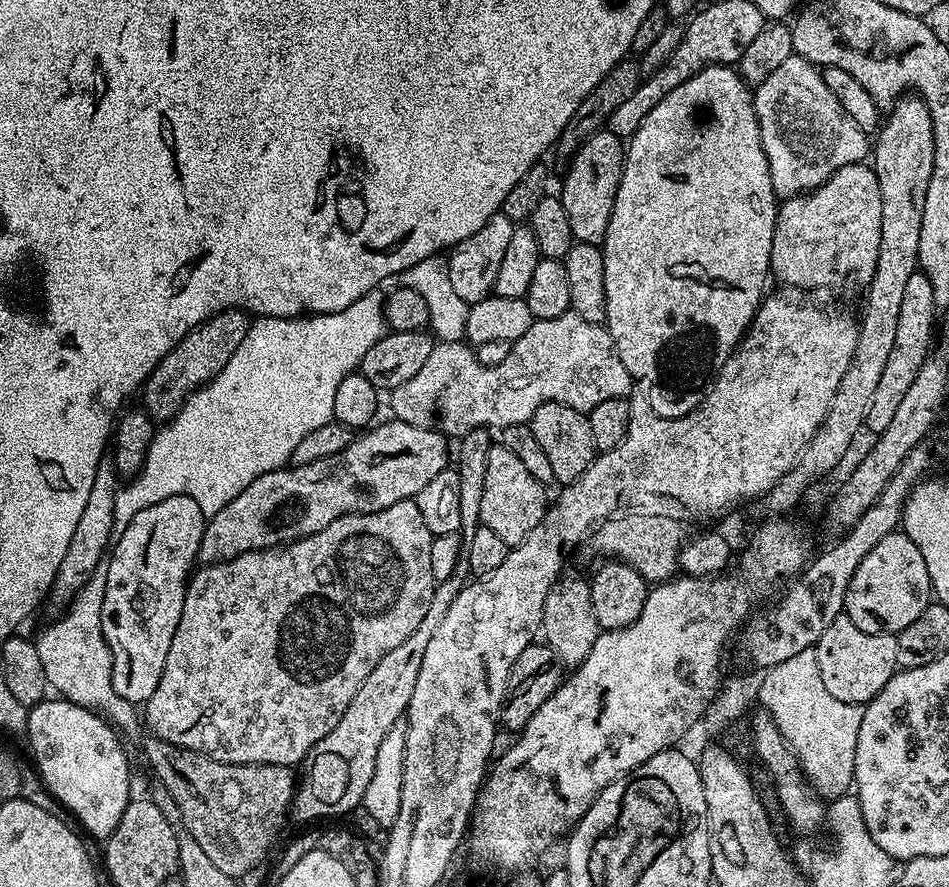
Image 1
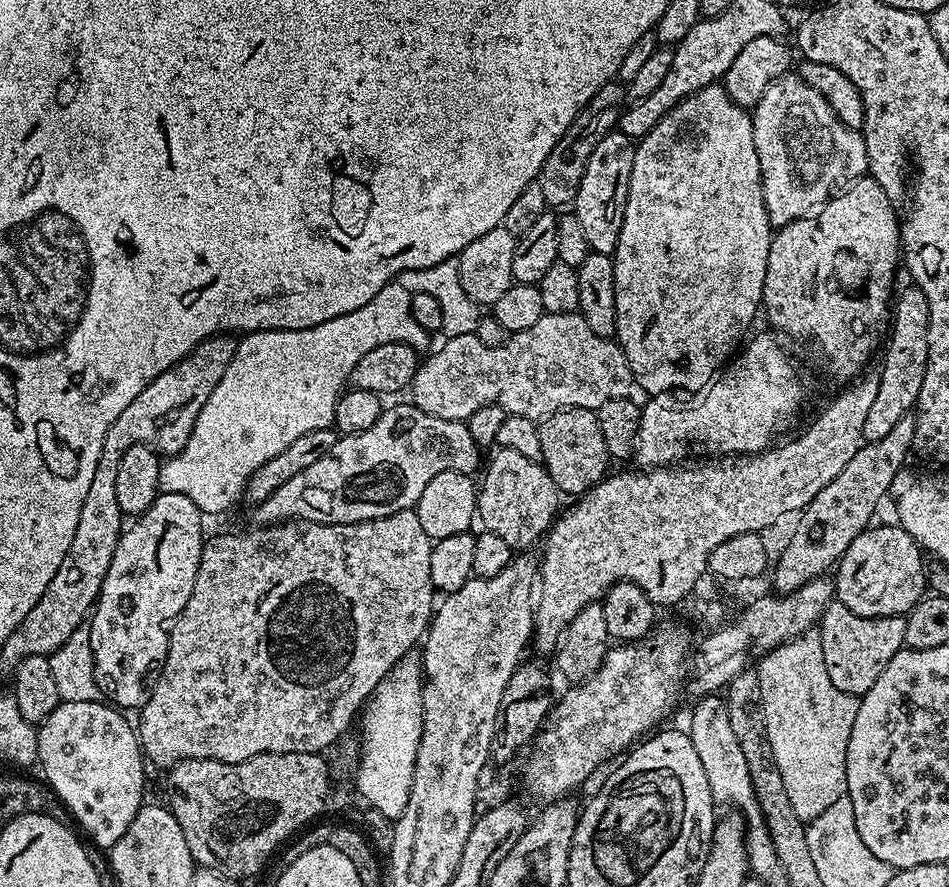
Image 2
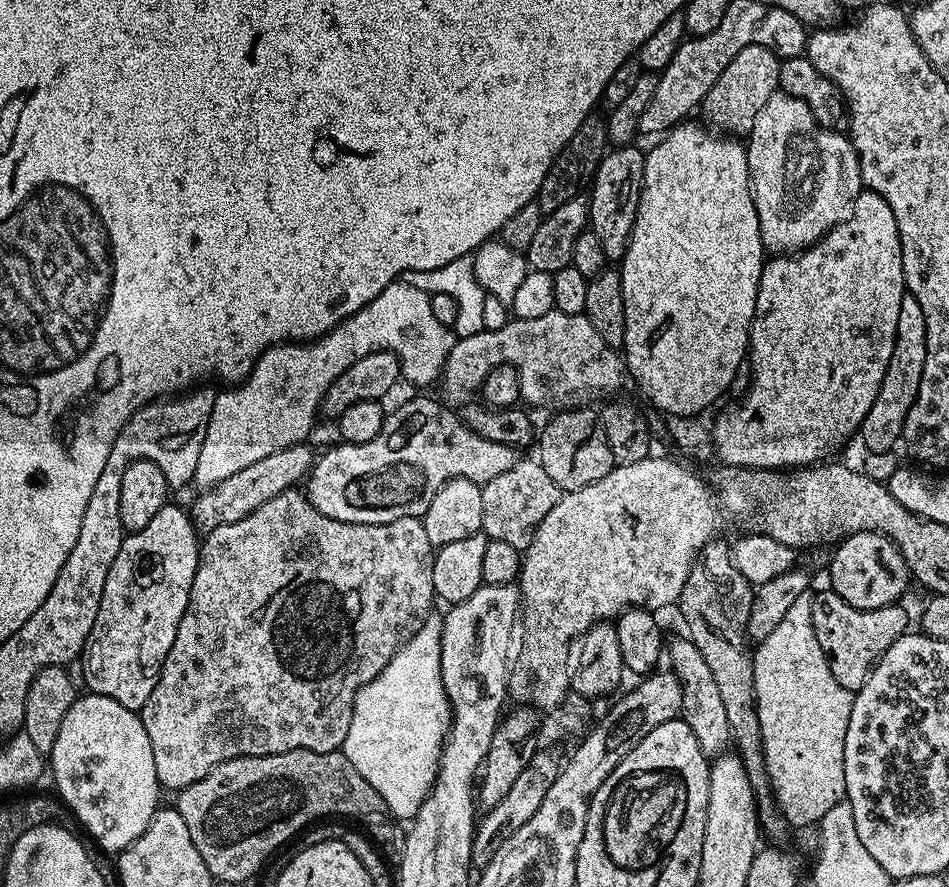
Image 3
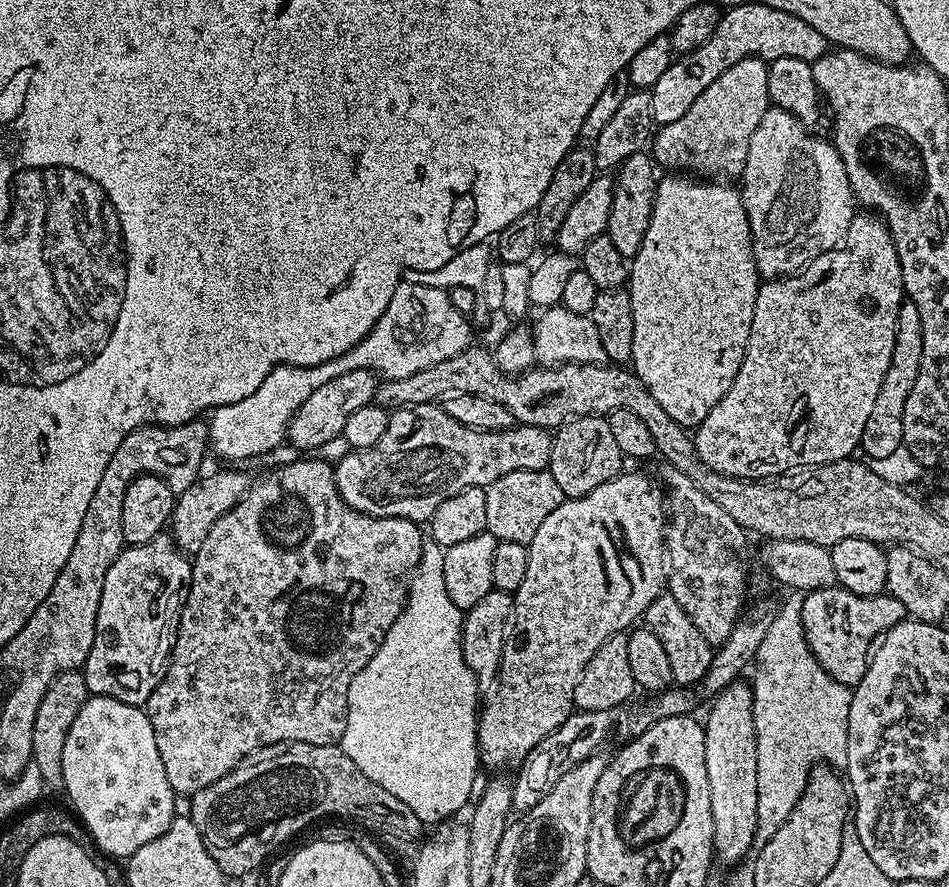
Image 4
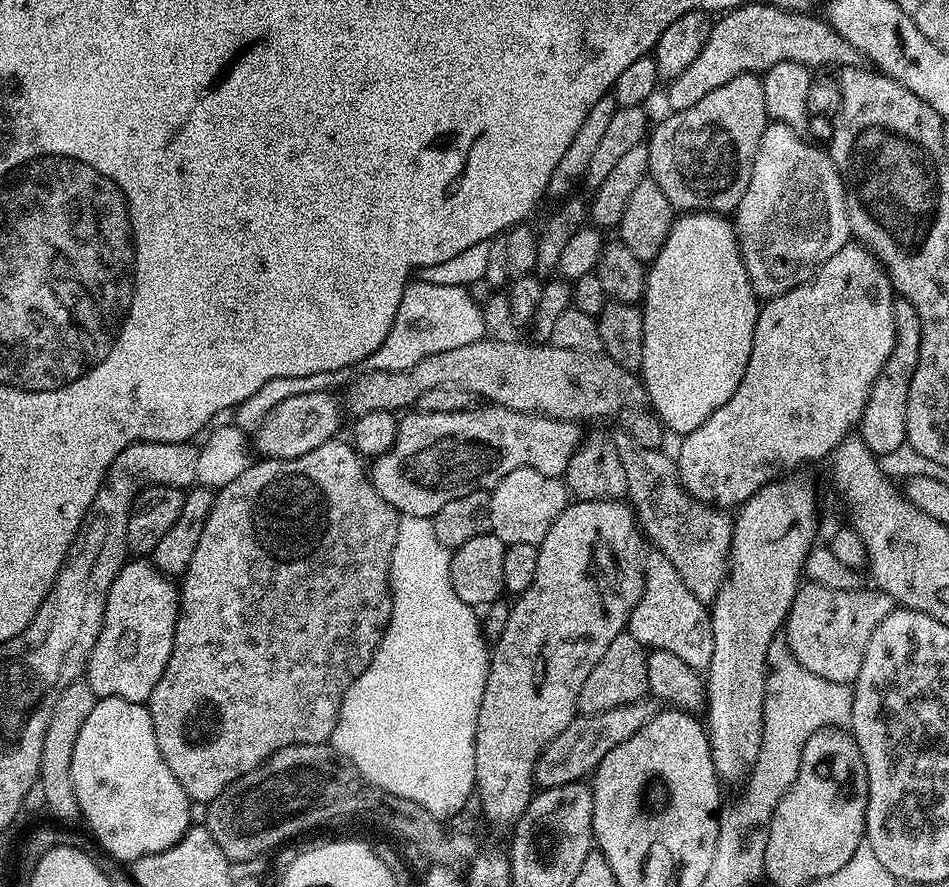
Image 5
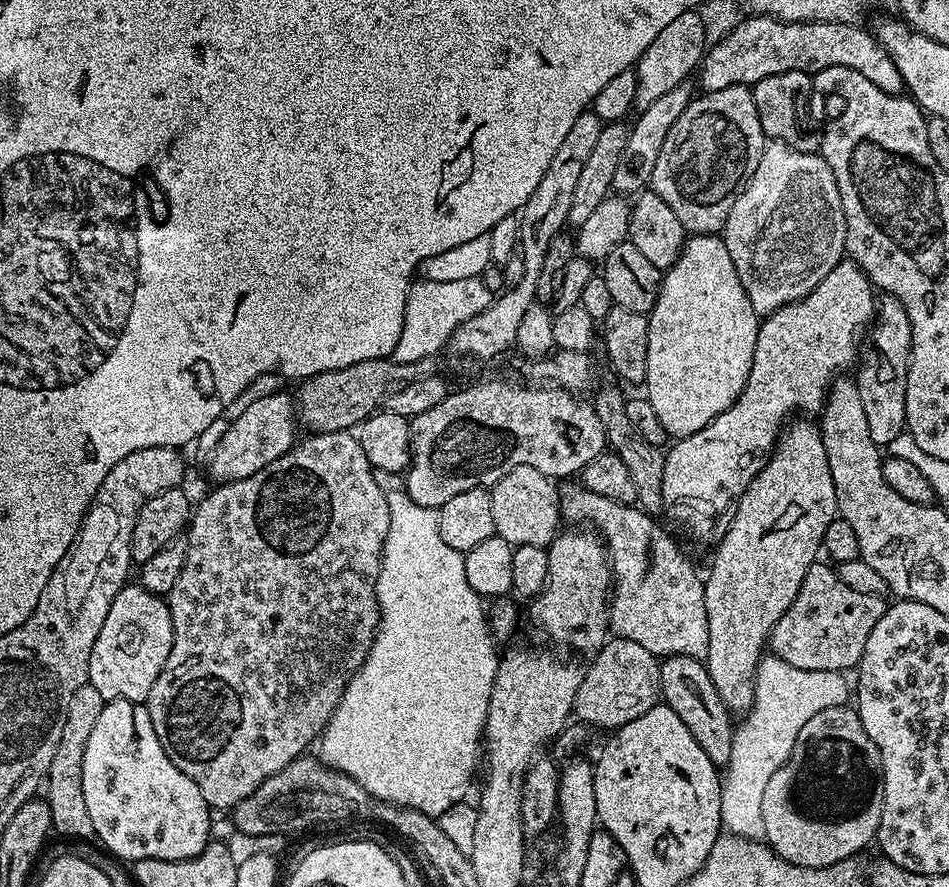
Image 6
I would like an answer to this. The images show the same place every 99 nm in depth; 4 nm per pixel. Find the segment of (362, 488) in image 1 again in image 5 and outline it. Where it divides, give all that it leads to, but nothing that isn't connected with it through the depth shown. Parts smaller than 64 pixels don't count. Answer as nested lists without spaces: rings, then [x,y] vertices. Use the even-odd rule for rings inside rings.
[[[485,403],[480,407],[484,408],[473,406],[461,412],[412,410],[399,417],[396,440],[388,452],[371,461],[370,479],[377,494],[400,516],[434,517],[442,506],[446,506],[446,502],[462,498],[462,494],[491,490],[502,478],[506,478],[506,474],[519,468],[533,468],[538,470],[538,474],[563,477],[570,458],[582,443],[581,425],[577,421],[515,412],[503,408],[501,404]]]

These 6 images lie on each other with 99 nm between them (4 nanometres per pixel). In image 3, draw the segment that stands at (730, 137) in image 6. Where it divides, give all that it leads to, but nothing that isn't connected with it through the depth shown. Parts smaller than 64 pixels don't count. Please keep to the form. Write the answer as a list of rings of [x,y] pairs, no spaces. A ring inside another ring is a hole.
[[[746,46],[746,50],[741,50],[731,60],[730,66],[726,66],[722,74],[718,74],[718,82],[710,86],[702,105],[703,119],[721,133],[736,138],[747,137],[754,126],[754,118],[758,118],[762,106],[766,106],[770,94],[779,89],[781,63],[781,57],[766,46]]]

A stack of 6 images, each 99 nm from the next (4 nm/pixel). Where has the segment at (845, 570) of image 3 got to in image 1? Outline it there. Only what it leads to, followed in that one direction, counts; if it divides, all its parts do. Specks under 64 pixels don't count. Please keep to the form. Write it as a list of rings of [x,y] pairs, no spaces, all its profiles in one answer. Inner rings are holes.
[[[897,530],[882,538],[882,542],[878,542],[878,546],[874,546],[874,550],[870,550],[870,554],[862,558],[862,562],[858,562],[858,570],[854,570],[854,578],[850,578],[850,586],[846,590],[843,615],[848,616],[850,622],[858,626],[858,630],[866,630],[866,634],[895,634],[906,630],[910,622],[915,622],[918,614],[922,614],[922,610],[926,610],[933,600],[930,570],[926,570],[926,561],[922,559],[922,553],[903,531]]]

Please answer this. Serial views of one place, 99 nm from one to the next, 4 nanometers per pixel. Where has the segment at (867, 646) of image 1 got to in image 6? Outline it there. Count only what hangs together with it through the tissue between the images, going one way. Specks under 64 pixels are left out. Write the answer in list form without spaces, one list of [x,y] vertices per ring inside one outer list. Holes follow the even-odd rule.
[[[831,563],[812,564],[806,578],[802,578],[802,586],[790,610],[786,610],[786,614],[782,614],[782,618],[778,618],[774,626],[770,637],[771,655],[782,658],[782,662],[790,662],[790,666],[798,666],[798,670],[844,672],[848,668],[855,669],[866,650],[866,638],[870,638],[870,630],[878,626],[878,618],[882,618],[885,607],[885,601],[881,597],[860,594],[846,586]]]

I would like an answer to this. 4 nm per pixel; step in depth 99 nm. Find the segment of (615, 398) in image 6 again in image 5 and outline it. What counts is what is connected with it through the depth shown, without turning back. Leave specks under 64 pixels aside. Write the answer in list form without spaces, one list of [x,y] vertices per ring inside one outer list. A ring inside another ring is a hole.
[[[623,430],[615,433],[618,458],[626,469],[627,499],[645,537],[652,539],[651,547],[661,552],[678,570],[678,578],[686,582],[686,590],[705,602],[716,599],[718,590],[728,577],[728,559],[732,553],[733,517],[727,511],[695,500],[680,481],[676,461],[660,448],[638,446]]]

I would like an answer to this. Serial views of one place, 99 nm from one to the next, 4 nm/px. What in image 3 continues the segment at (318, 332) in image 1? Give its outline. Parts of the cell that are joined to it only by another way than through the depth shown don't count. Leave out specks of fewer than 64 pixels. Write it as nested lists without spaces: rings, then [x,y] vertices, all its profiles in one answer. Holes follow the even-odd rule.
[[[402,278],[393,280],[390,286],[386,286],[386,290],[382,290],[382,294],[378,294],[378,298],[371,300],[366,306],[362,306],[362,310],[358,310],[350,318],[337,326],[331,328],[325,336],[320,336],[316,340],[307,342],[289,342],[286,344],[274,344],[268,348],[262,355],[256,359],[256,365],[252,368],[252,373],[235,386],[228,386],[225,392],[221,391],[217,395],[214,402],[214,414],[210,414],[210,426],[206,430],[206,442],[202,442],[202,454],[198,454],[198,466],[194,477],[194,484],[197,489],[203,490],[214,487],[216,483],[222,482],[224,478],[228,478],[230,474],[235,474],[238,470],[245,469],[246,466],[253,465],[254,462],[261,461],[268,454],[273,454],[279,448],[289,447],[292,444],[303,444],[309,438],[312,432],[312,423],[316,420],[316,412],[321,411],[324,396],[330,390],[330,386],[334,382],[334,378],[338,378],[338,374],[342,374],[346,370],[350,370],[350,366],[354,366],[354,362],[358,362],[358,358],[366,358],[366,354],[374,354],[375,352],[392,352],[400,359],[400,375],[405,381],[409,380],[412,384],[432,384],[441,377],[444,363],[450,354],[450,350],[456,345],[457,337],[451,336],[449,325],[438,322],[438,318],[434,315],[434,310],[430,310],[430,295],[427,292],[418,290],[418,286],[410,286]]]

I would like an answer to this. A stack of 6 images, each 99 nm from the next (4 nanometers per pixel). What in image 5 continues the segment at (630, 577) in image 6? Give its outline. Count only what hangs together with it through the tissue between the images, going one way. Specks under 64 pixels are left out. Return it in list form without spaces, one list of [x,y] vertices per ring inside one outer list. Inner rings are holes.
[[[652,550],[643,557],[644,589],[638,606],[628,619],[626,631],[645,649],[661,648],[670,650],[686,666],[697,670],[707,669],[710,658],[714,654],[714,630],[712,629],[712,614],[705,601],[694,598],[690,590],[686,590],[686,582],[678,578],[678,570],[670,566],[668,559],[661,552]]]

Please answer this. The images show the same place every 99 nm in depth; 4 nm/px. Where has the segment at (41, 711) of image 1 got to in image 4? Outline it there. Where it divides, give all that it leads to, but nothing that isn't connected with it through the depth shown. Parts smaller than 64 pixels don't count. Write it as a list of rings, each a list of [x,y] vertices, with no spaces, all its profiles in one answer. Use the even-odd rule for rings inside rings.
[[[89,695],[87,702],[78,710],[78,718],[74,718],[74,726],[66,734],[66,746],[62,750],[62,778],[64,779],[63,791],[68,792],[68,800],[71,811],[75,813],[81,824],[84,825],[84,831],[88,833],[91,843],[97,844],[99,851],[111,858],[127,858],[138,850],[138,846],[146,846],[146,842],[154,842],[158,834],[162,834],[170,826],[170,822],[178,814],[176,800],[178,793],[170,786],[166,778],[166,766],[162,766],[162,758],[158,755],[158,742],[154,742],[154,726],[150,726],[150,718],[143,707],[126,702],[118,702],[109,696]]]

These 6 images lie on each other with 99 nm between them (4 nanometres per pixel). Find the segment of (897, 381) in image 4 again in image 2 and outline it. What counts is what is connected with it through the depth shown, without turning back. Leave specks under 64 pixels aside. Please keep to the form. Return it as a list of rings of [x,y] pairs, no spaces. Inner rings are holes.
[[[907,287],[895,293],[894,303],[890,308],[890,331],[887,333],[886,347],[882,352],[884,365],[879,365],[878,368],[878,395],[870,406],[870,414],[866,414],[865,441],[886,438],[886,434],[894,430],[898,421],[915,409],[916,399],[922,390],[922,378],[926,378],[930,306],[926,302],[926,294],[922,294],[920,288]]]

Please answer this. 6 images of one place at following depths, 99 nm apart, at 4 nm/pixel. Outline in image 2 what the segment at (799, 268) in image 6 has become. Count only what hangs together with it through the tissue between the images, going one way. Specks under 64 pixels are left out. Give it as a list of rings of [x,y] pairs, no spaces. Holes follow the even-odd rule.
[[[799,74],[783,76],[771,84],[751,109],[750,119],[762,174],[762,198],[773,229],[809,215],[868,172],[863,135],[842,126],[822,94],[806,86]]]

